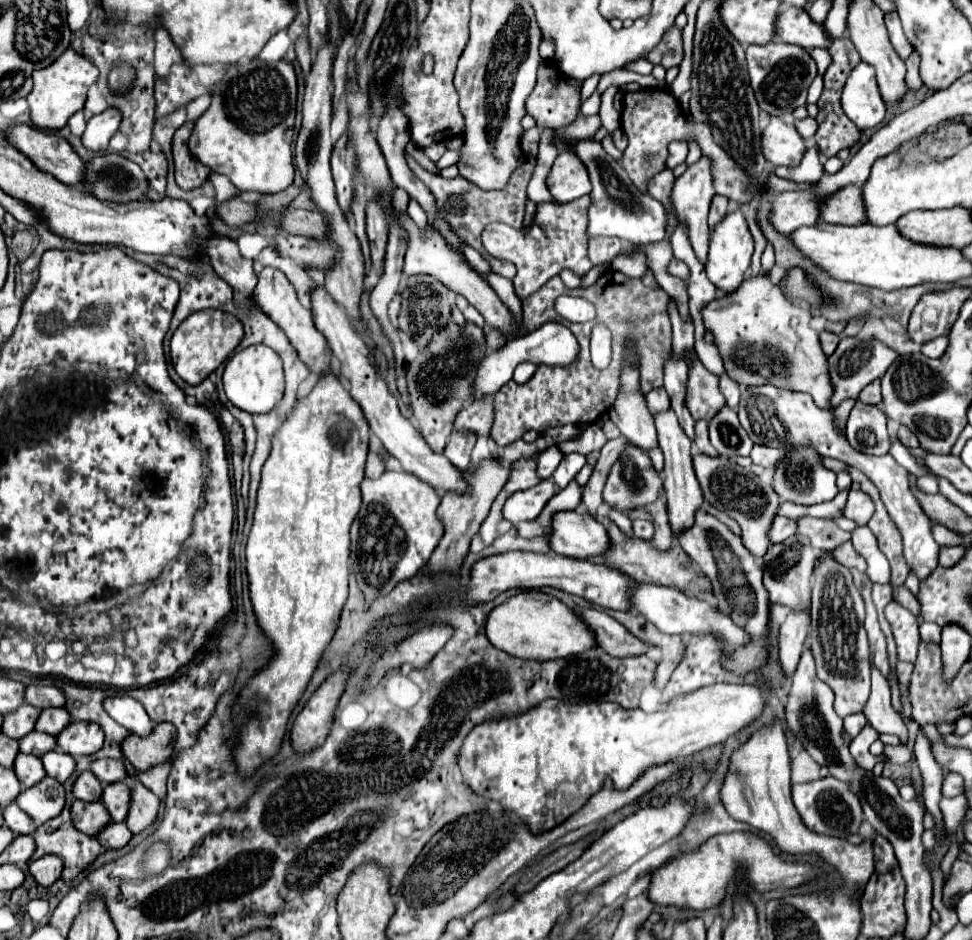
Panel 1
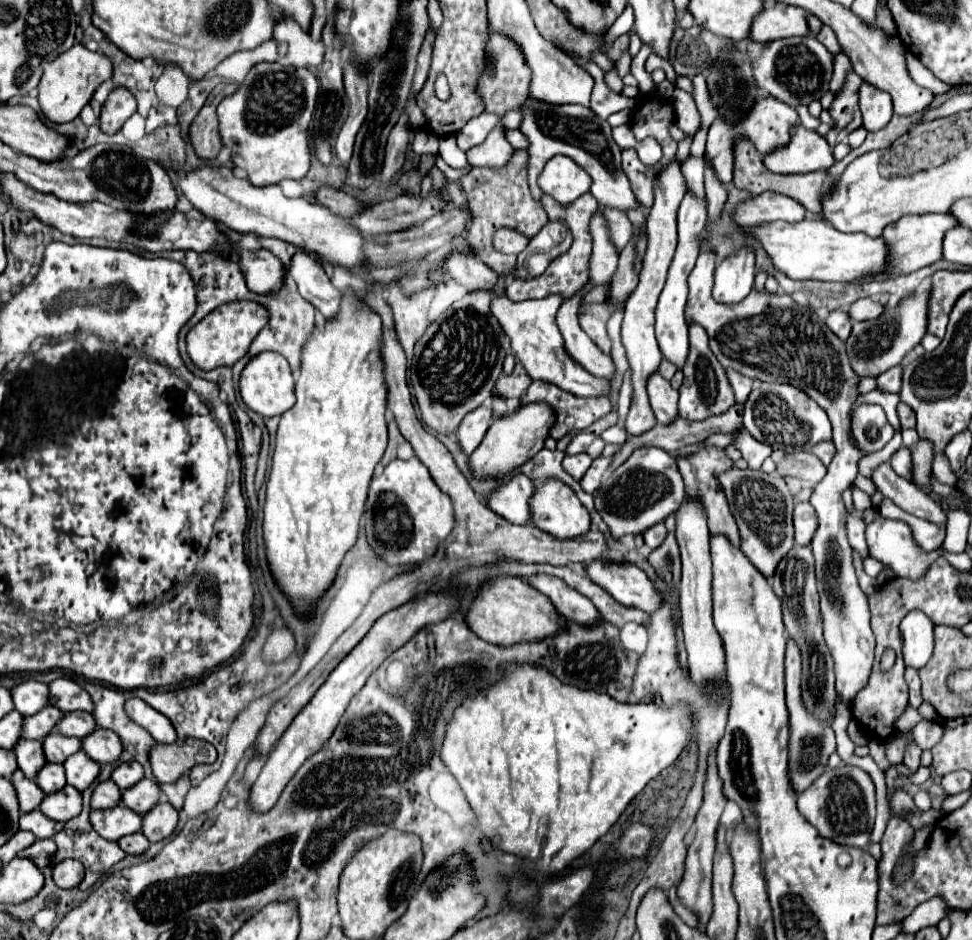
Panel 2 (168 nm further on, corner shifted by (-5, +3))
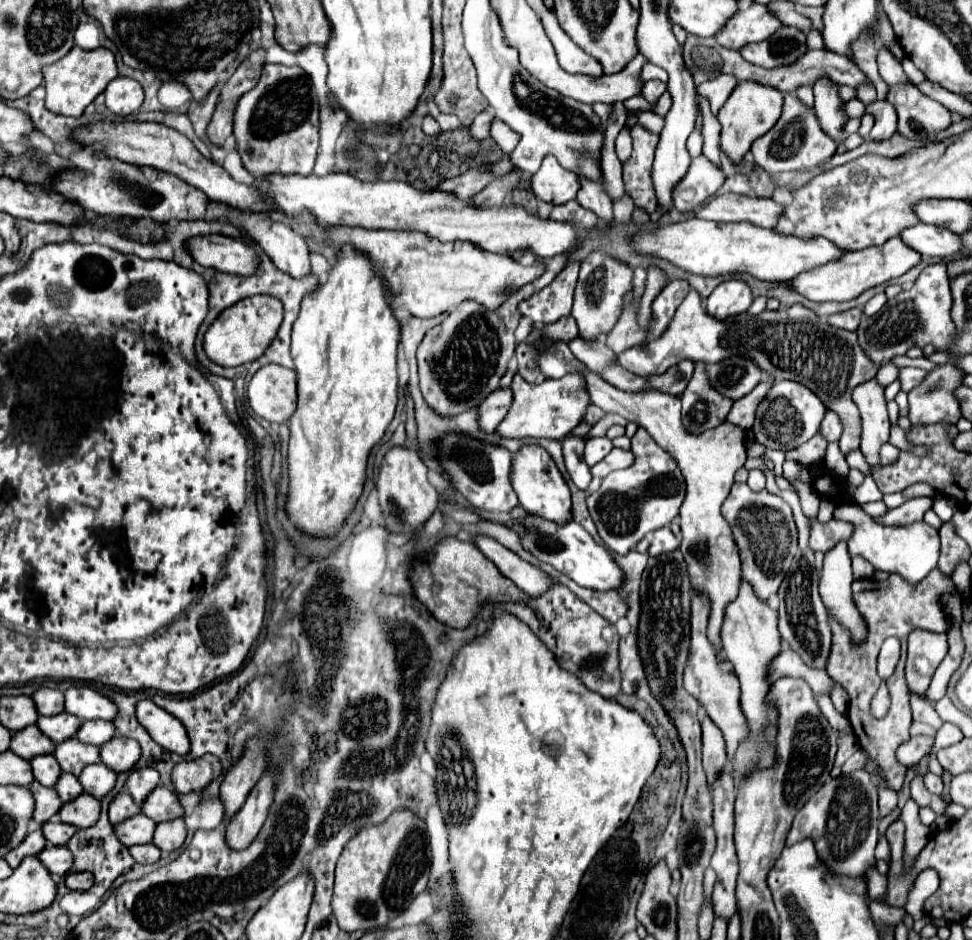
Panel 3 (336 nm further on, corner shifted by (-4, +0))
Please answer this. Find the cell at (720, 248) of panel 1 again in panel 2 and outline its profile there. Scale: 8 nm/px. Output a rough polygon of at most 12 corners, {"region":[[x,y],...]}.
{"region":[[750,247],[714,271],[714,299],[740,303],[754,285]]}

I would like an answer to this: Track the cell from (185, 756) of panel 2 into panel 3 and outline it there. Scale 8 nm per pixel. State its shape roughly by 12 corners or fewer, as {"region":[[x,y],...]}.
{"region":[[205,754],[173,768],[179,794],[203,792],[223,774],[217,756]]}

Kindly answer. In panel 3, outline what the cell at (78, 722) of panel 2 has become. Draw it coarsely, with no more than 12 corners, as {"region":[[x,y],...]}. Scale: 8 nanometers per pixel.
{"region":[[85,722],[77,738],[103,746],[117,734],[113,722]]}

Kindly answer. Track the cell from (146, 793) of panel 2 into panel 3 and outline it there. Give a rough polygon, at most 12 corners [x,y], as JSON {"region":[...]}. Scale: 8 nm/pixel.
{"region":[[157,786],[143,814],[155,822],[183,816],[183,806],[173,790]]}

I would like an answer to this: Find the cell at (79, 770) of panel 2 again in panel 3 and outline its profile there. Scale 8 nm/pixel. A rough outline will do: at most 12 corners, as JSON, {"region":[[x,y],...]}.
{"region":[[103,762],[87,766],[79,782],[101,800],[113,790],[117,774]]}

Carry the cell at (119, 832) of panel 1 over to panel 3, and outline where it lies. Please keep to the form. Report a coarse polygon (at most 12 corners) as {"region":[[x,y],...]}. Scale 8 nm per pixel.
{"region":[[139,844],[129,848],[139,864],[155,864],[161,850],[155,844]]}

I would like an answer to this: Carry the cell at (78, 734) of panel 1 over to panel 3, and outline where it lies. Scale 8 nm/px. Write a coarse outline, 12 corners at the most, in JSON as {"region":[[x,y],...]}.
{"region":[[117,734],[101,746],[101,762],[129,772],[141,758],[133,738]]}

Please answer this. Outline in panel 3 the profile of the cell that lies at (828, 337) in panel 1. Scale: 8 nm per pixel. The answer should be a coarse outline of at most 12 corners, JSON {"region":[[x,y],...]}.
{"region":[[851,308],[829,316],[829,324],[853,332],[863,308]]}

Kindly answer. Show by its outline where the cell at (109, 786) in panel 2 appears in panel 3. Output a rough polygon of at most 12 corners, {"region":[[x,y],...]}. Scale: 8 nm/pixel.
{"region":[[127,792],[109,806],[111,824],[139,814],[141,808]]}

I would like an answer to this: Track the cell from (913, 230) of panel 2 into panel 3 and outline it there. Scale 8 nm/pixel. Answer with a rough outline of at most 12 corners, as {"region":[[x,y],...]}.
{"region":[[891,238],[789,280],[813,302],[847,302],[903,276],[921,254]]}

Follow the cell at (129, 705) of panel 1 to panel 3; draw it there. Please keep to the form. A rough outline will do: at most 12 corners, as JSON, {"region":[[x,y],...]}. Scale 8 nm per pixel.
{"region":[[153,700],[137,704],[137,718],[159,746],[189,754],[183,722]]}

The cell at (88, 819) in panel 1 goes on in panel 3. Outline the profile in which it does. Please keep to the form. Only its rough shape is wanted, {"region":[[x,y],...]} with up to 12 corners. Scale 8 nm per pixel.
{"region":[[145,814],[115,826],[115,834],[127,848],[149,844],[155,826]]}

